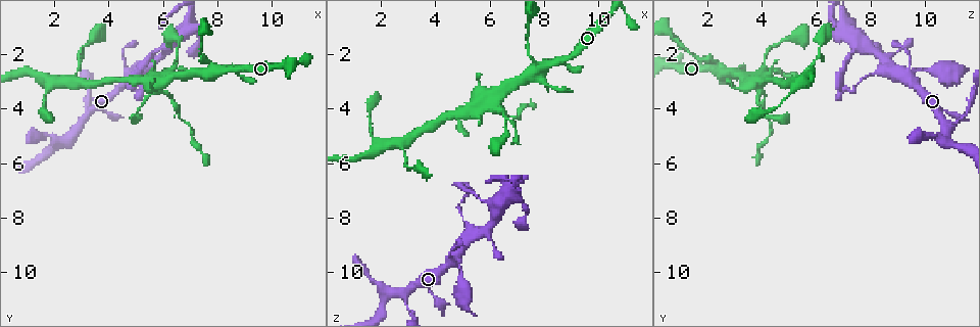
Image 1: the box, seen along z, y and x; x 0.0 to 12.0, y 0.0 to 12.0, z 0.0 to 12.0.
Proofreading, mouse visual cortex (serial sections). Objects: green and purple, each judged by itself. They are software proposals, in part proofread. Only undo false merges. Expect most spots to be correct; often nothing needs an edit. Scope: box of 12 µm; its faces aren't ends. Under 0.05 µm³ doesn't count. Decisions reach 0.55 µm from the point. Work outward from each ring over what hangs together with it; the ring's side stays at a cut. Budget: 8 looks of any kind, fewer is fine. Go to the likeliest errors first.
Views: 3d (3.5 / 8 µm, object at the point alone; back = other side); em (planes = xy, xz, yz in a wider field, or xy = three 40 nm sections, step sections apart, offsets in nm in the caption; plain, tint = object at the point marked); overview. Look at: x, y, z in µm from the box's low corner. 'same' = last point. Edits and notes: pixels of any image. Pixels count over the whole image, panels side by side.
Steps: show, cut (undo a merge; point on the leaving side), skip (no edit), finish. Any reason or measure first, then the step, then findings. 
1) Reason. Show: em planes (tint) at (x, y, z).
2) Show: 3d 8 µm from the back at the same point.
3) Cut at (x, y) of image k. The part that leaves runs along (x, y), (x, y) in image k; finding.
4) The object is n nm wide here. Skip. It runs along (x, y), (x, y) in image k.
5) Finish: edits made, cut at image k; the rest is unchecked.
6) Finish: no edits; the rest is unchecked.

Two arms in line, one across. Show: 3d 8 µm from the back at (7.9, 2.6, 2.5).

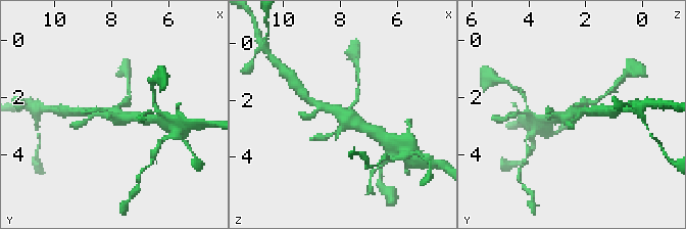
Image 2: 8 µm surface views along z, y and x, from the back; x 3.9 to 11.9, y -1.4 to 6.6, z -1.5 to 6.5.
Zoom in. Show: 3d 3.5 µm at (7.9, 2.7, 2.5).

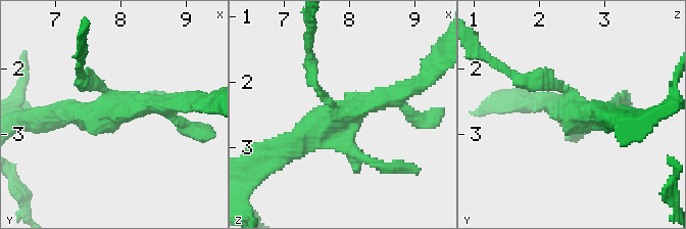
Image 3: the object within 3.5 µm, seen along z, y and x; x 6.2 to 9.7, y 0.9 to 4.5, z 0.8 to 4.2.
Show: em xy step 1 (tint) at (7.90, 2.65, 2.50).

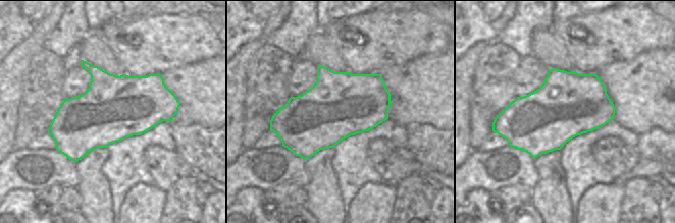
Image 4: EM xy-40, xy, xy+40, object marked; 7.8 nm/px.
Skip. It runs along (405, 93), (324, 120), (286, 148) in image 3; continuous, no second cell.

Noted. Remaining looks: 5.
Abrupt turn. Show: 3d 8 µm at (5.9, 2.9, 3.6).

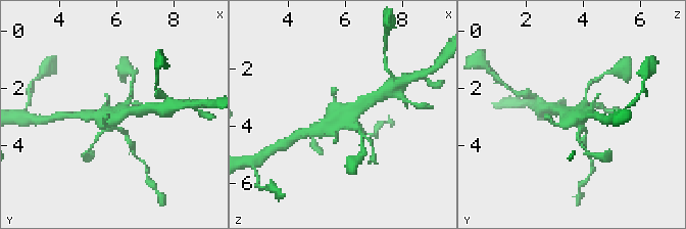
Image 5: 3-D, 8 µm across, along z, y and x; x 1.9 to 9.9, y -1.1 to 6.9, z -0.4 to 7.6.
Zoom in. Show: 3d 3.5 µm from the back at (5.9, 3.0, 3.6).

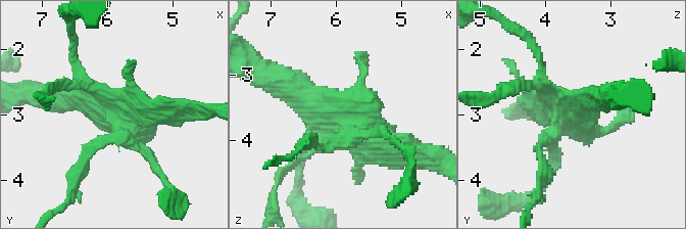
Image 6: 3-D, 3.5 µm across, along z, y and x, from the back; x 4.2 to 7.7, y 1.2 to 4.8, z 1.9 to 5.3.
Shape alone is not enough. Show: em xy step 5 (tint) at (5.90, 2.95, 3.65).

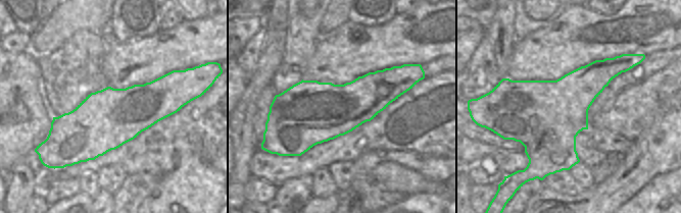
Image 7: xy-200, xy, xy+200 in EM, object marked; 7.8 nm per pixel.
Skip. One cell here.

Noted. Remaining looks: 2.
Small branch off a trunk. Show: 3d 3.5 µm at (6.9, 1.1, 7.0).

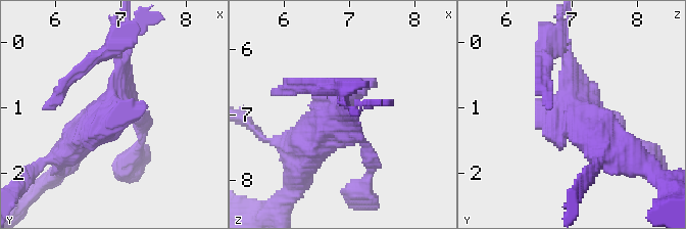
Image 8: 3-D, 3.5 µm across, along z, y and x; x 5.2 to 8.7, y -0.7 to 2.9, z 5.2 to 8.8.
Shape alone is not enough. Show: em xy step 5 (tint) at (6.85, 1.00, 7.05).

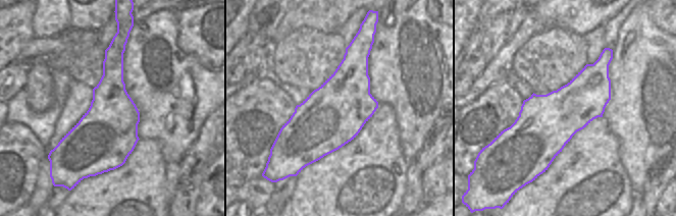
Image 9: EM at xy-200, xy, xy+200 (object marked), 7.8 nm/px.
The object is 480 nm wide here. Skip. It runs along (617, 150), (573, 106), (562, 50) in image 8; continuous, no second cell.

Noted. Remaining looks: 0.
Finish: no edits; the rest is unchecked.

